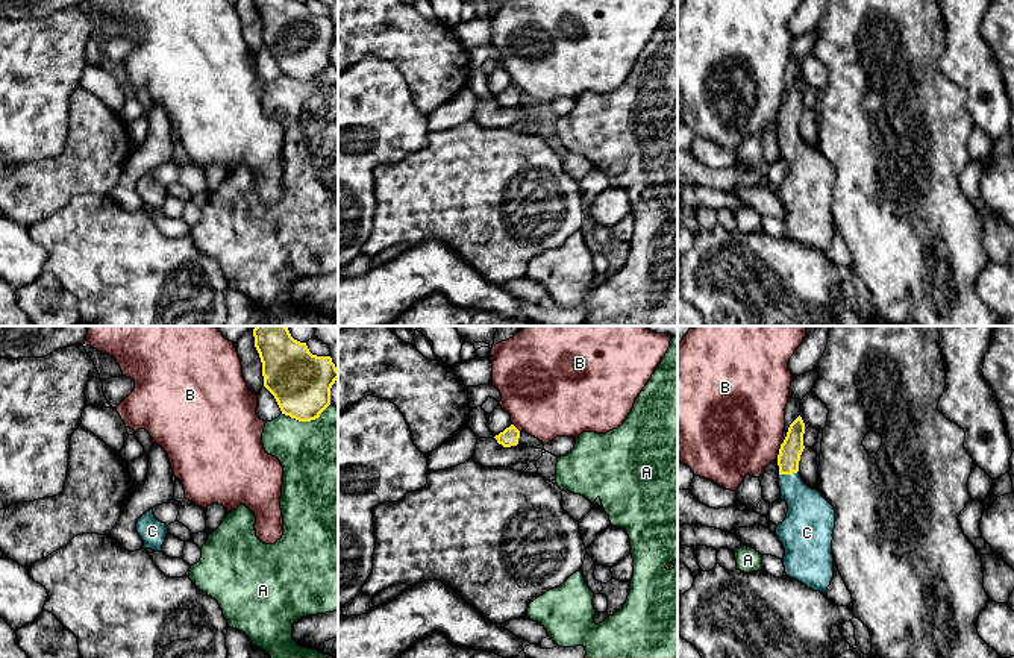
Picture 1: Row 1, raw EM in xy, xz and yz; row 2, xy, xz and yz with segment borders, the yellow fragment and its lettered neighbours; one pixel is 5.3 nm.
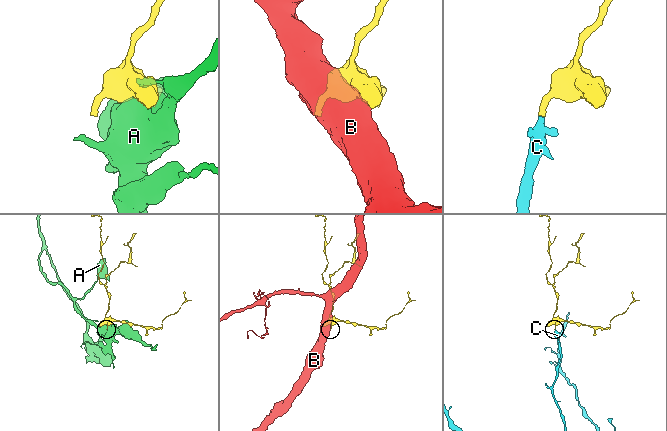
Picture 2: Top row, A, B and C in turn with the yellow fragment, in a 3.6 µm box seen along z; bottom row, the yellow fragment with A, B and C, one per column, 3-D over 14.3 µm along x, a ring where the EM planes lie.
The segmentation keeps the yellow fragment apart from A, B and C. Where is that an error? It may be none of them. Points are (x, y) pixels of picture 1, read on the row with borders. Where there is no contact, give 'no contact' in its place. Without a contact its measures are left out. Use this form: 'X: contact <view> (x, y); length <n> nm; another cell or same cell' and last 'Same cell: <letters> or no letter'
A: contact xy (306, 420); length 260 nm; another cell
B: contact yz (779, 451); length 90 nm; another cell
C: contact yz (788, 473); length 110 nm; same cell
Same cell: C

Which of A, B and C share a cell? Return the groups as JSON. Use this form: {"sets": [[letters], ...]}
{"sets": [["A"], ["B"], ["C"]]}

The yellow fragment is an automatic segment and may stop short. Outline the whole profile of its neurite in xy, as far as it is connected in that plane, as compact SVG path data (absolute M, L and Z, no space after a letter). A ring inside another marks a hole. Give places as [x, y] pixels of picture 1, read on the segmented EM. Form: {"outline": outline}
{"outline": "M256 326L255 347L262 362L264 387L274 396L282 414L299 421L311 421L330 405L330 388L338 368L330 356L312 355L306 343L294 340L286 326Z"}

